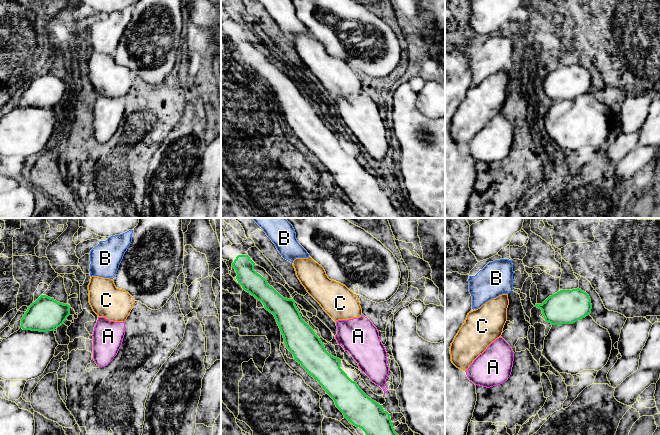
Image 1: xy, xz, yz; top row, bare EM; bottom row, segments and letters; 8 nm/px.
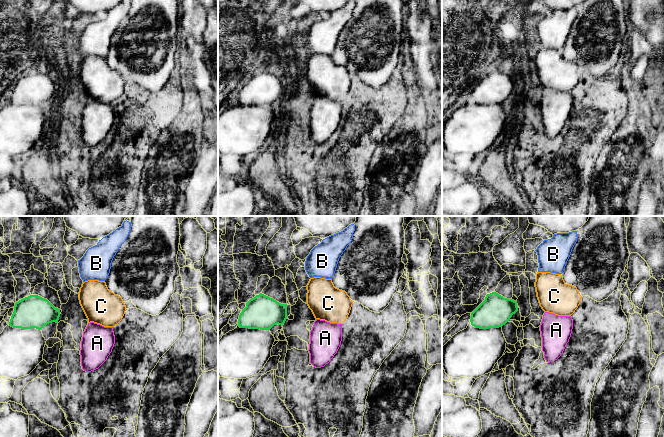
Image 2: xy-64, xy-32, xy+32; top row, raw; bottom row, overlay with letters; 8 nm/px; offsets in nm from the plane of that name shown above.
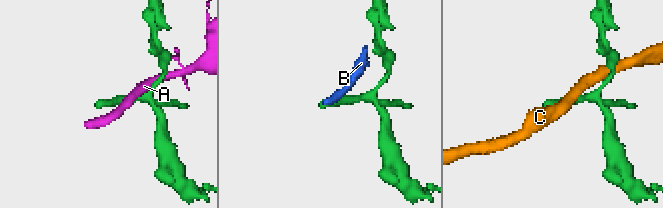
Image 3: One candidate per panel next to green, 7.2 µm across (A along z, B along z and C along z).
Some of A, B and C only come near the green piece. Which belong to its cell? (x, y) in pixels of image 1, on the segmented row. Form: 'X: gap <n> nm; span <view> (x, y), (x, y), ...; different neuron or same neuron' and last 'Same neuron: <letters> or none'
A: gap 90 nm; span xz (338, 358), (345, 350); different neuron
B: gap 220 nm; span xz (254, 263), (277, 249); different neuron
C: gap 130 nm; span xz (294, 301), (307, 291); different neuron
Same neuron: none

